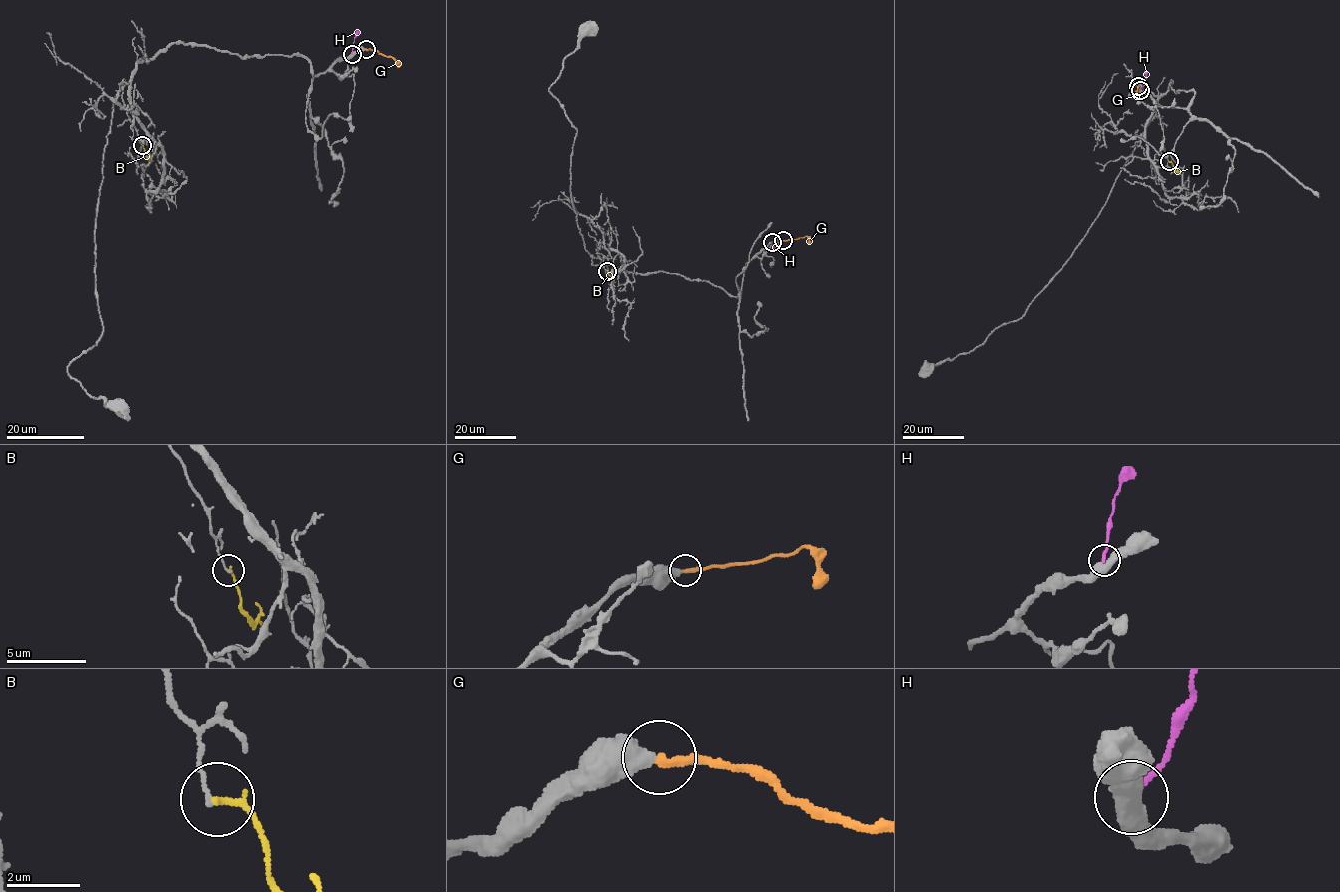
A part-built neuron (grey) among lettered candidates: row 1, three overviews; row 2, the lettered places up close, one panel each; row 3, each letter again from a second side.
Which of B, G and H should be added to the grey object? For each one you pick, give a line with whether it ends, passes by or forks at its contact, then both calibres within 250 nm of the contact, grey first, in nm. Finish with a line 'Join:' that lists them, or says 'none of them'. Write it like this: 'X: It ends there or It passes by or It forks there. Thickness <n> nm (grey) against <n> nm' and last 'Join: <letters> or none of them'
G: It ends there. Thickness 550 nm (grey) against 240 nm
Join: G

